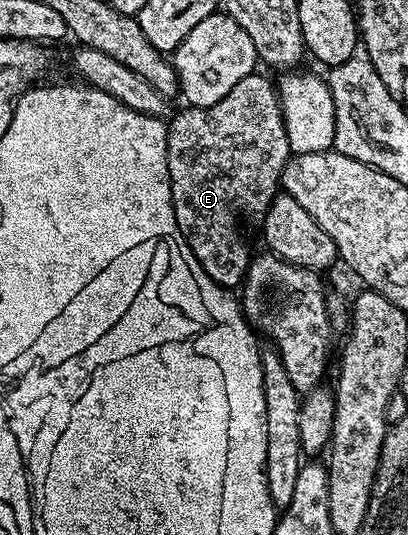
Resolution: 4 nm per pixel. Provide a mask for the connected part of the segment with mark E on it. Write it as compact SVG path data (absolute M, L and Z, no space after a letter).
M255 72L238 81L229 94L212 107L188 106L168 122L168 171L178 228L206 276L225 288L243 287L248 274L250 253L240 218L266 213L281 189L280 177L292 154L277 83L260 74Z

